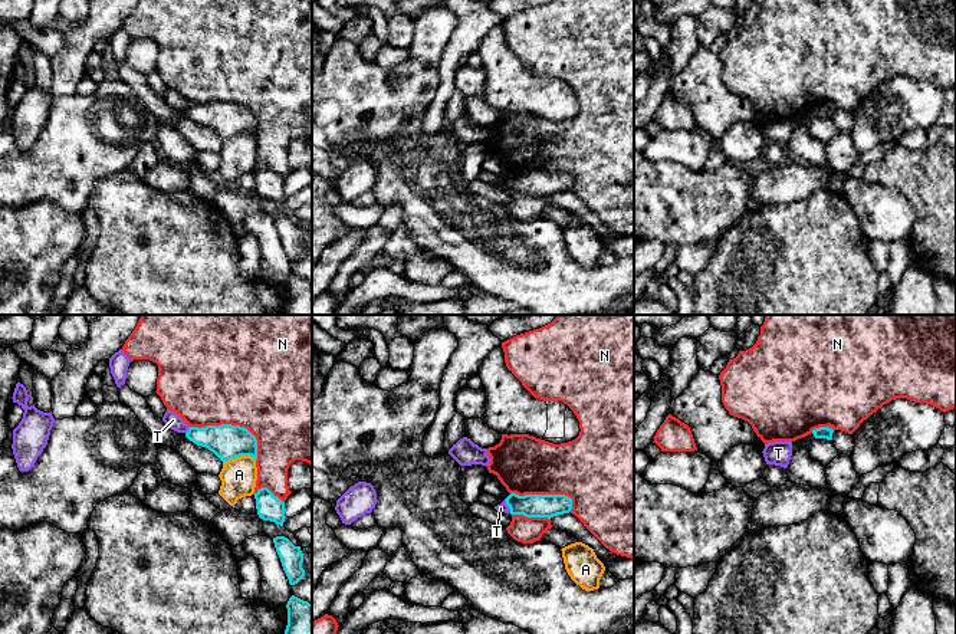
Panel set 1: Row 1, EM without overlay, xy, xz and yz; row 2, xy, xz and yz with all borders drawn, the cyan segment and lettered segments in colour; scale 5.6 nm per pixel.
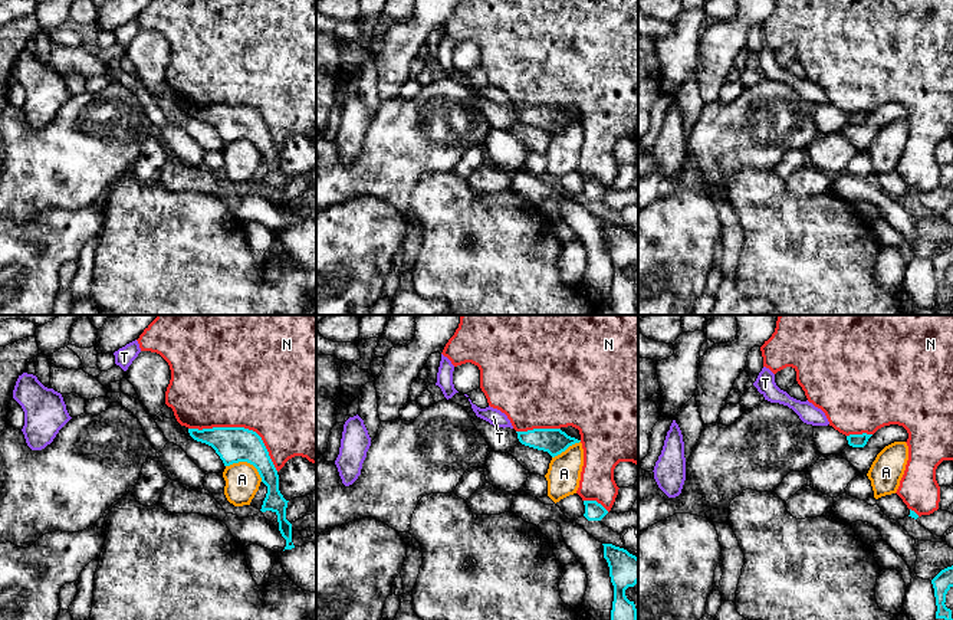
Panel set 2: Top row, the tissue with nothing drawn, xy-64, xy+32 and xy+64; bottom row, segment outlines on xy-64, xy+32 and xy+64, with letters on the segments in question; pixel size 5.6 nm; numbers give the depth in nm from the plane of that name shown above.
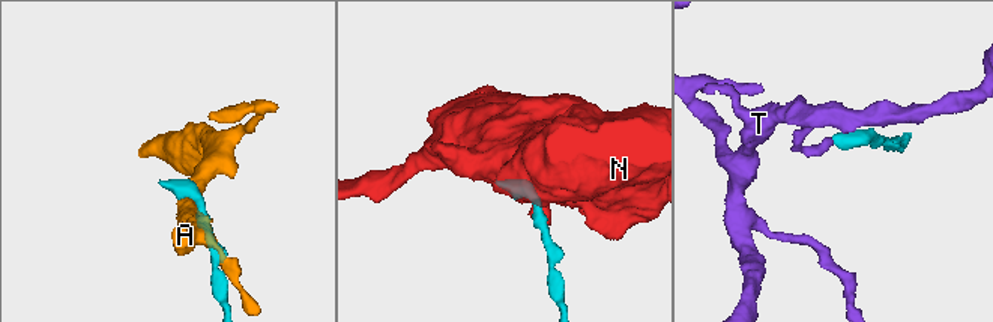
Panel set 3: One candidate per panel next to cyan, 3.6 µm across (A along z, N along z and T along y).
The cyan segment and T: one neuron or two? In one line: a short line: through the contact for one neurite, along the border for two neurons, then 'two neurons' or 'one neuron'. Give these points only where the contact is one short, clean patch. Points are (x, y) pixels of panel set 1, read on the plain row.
line xy (190, 105), (186, 111); two neurons

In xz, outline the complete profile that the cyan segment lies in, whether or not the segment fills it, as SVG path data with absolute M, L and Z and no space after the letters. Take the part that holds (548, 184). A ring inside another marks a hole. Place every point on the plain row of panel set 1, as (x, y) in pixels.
M510 171L506 177L510 193L523 193L526 196L553 196L569 191L572 177L565 173L525 173Z

